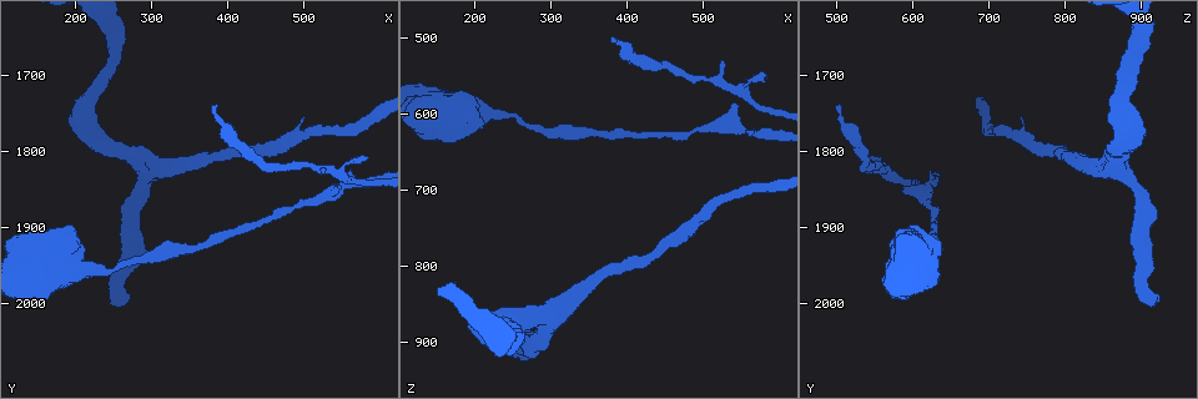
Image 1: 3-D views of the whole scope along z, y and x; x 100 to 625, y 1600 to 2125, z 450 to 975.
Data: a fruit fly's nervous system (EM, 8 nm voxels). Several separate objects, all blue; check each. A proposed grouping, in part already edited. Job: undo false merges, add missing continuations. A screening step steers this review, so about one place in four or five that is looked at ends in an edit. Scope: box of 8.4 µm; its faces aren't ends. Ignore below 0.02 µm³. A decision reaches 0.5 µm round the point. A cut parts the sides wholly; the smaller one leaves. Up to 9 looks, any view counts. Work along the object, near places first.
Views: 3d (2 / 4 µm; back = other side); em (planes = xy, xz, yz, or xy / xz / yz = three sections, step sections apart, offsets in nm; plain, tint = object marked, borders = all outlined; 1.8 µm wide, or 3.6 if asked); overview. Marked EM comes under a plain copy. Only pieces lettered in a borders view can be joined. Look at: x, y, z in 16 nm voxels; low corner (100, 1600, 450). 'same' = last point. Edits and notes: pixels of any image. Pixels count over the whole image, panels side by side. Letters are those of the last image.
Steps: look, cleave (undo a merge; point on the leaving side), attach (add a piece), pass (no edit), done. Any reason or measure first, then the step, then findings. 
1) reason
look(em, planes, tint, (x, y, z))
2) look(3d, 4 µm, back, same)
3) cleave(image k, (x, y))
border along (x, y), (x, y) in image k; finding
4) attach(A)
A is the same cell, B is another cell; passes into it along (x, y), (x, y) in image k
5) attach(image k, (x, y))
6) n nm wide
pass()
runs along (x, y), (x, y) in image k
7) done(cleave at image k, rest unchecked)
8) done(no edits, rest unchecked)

abrupt turn
look(em, 3.6 µm, planes, borders, (205, 1945, 615))

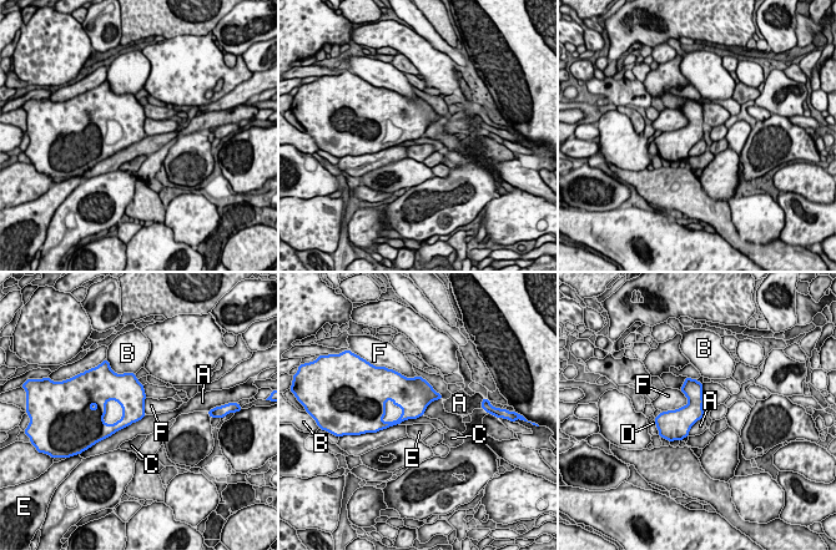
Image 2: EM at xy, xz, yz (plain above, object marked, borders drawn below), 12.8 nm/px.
280 nm wide
pass()
A, B, C, D, E and F are other cells; border along (689, 400), (684, 405), (661, 412) in image 2; continuous, no second neuron

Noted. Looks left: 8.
look(em, planes, borders, (380, 1740, 510))

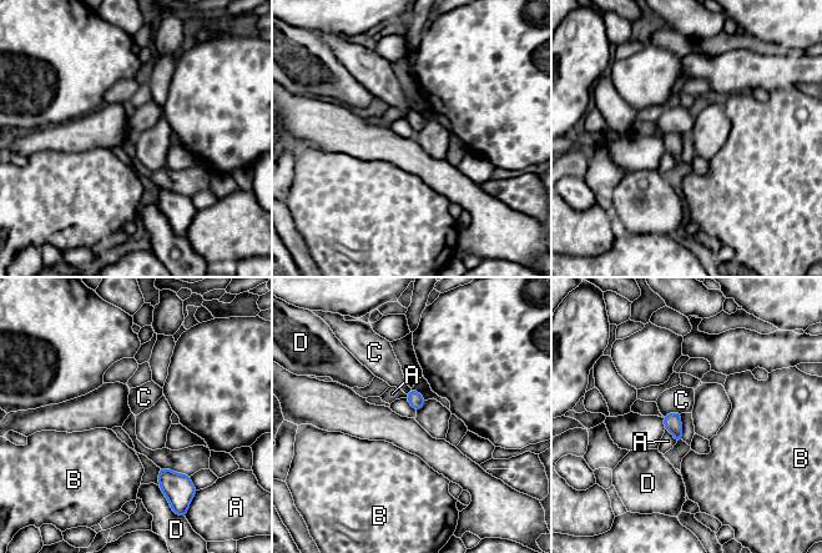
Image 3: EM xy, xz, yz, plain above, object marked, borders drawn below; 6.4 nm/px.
A touches over 120 nm
pass()
A, B, C and D are other cells; border along (680, 412), (669, 412), (664, 417) in image 3; none of them fits

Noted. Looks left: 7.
free end
look(em, planes, borders, (580, 1810, 550))

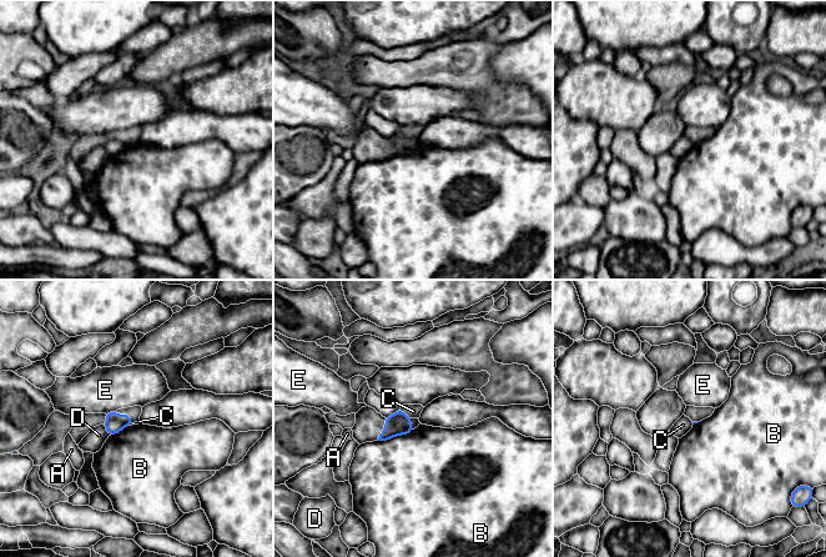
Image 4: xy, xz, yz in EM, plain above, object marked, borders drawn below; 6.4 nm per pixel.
B touches over 260 nm
pass()
A, B, C, D and E are other cells; no lettered piece goes on from it

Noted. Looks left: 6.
branch stops here
look(em, planes, borders, (270, 1995, 925))

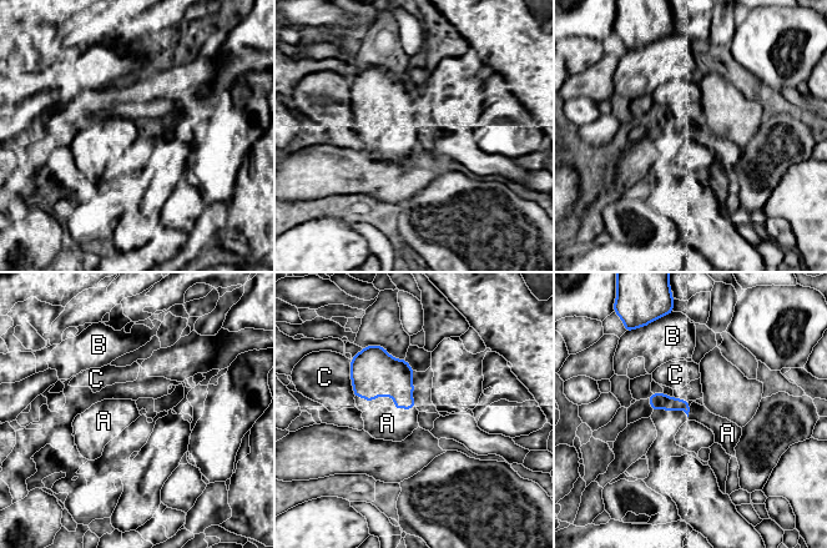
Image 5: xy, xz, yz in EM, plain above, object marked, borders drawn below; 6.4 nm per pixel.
attach(A)
A is the same cell, B and C are other cells; it goes on there

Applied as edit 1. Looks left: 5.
done(attach at image 5, rest unchecked)

